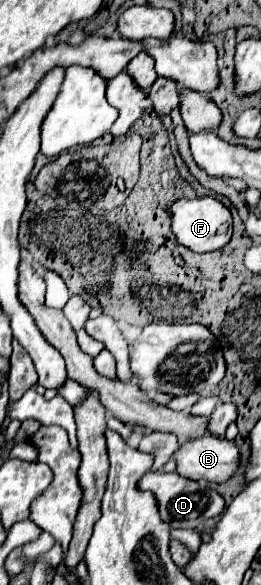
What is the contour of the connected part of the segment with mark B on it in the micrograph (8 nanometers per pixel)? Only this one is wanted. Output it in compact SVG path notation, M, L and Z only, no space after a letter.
M204 434L190 438L174 452L176 472L194 482L224 482L238 468L238 448L232 440Z

